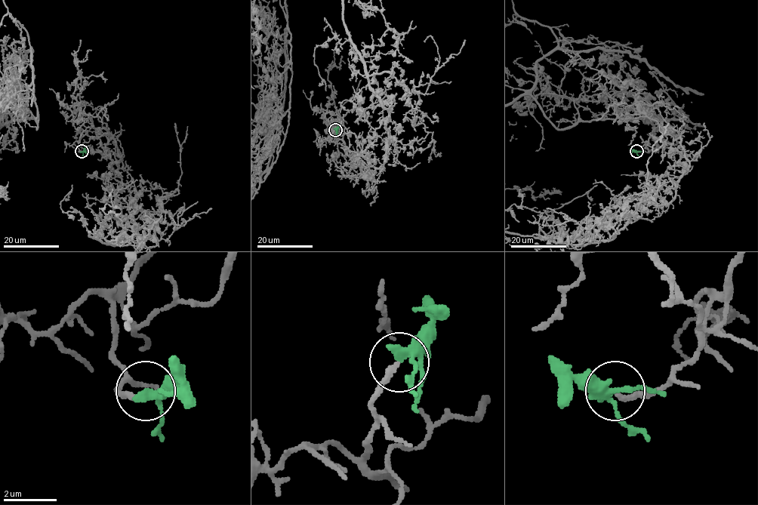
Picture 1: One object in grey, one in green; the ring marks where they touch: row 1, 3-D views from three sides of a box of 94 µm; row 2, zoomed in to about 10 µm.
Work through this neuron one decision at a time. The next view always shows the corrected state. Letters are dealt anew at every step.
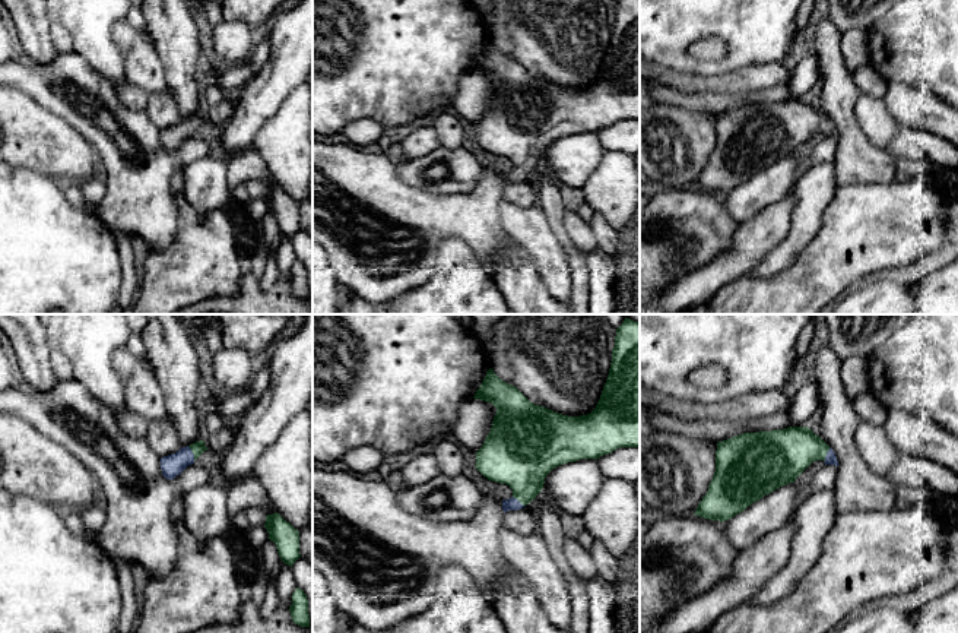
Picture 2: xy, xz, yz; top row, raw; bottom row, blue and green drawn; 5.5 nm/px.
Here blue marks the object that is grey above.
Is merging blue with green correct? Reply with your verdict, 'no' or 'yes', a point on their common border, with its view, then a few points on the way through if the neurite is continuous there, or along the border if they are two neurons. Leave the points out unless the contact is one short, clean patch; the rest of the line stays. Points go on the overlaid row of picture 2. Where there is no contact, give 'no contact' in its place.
yes; meets blue in xy at (192, 453); runs through xy (171, 465), (192, 453), (197, 448)

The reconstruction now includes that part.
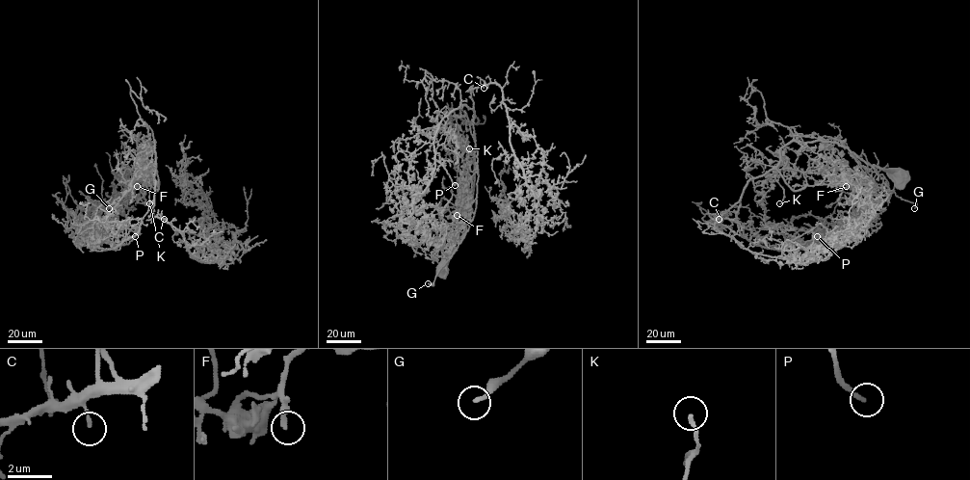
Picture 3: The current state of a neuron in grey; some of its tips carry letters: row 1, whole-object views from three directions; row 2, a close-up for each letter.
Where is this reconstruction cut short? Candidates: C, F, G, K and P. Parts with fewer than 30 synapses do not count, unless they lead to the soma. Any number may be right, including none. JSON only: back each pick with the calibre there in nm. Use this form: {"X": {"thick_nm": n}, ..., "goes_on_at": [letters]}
{"F": {"thick_nm": 180}, "P": {"thick_nm": 170}, "goes_on_at": ["F", "P"]}

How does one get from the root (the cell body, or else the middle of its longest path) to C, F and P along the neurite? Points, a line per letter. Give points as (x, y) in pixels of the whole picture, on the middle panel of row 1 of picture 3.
C: (444, 267), (445, 255), (461, 234), (470, 212), (475, 145), (470, 89), (484, 88)
F: (444, 267), (445, 255), (461, 234), (470, 212), (475, 146), (478, 180), (475, 213), (466, 216), (457, 215)
P: (444, 267), (464, 230), (474, 188), (474, 115), (465, 105), (442, 120), (433, 141), (455, 185)

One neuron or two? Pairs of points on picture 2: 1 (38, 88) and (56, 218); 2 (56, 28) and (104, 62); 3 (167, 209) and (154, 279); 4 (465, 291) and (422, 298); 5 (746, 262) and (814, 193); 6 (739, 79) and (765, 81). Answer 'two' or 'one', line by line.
1: two
2: two
3: two
4: one
5: two
6: one

